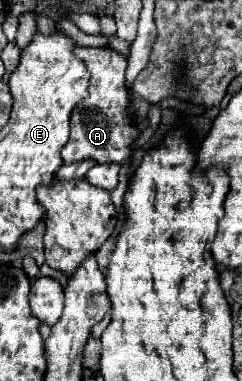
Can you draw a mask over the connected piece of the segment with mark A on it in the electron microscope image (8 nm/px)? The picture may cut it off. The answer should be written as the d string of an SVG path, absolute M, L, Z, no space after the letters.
M78 47L74 49L78 59L86 61L86 69L90 71L88 97L74 105L70 115L70 141L62 149L62 159L66 165L92 159L96 163L118 163L124 165L130 159L132 145L140 137L140 131L134 127L134 121L128 113L130 91L124 83L126 59L110 47Z

